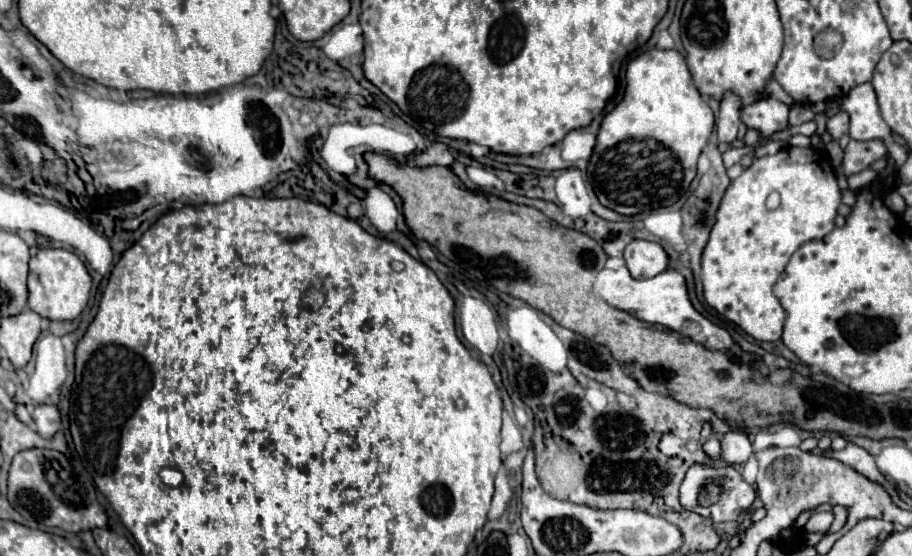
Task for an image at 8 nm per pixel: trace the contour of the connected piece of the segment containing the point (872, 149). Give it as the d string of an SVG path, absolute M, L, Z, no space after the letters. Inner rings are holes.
M849 140L843 156L843 170L847 176L865 170L871 162L883 158L887 154L887 148L881 140L867 140L867 142L857 142Z

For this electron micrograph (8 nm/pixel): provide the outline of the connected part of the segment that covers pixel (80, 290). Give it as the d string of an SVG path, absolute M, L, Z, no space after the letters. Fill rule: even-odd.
M39 248L29 260L27 274L27 306L47 320L73 320L89 302L91 276L85 264L69 250L63 248Z

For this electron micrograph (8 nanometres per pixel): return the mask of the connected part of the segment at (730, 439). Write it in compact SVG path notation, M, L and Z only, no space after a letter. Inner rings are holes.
M731 430L721 438L721 456L729 462L729 464L741 464L747 462L747 458L753 454L751 442L747 438L745 432L737 432Z

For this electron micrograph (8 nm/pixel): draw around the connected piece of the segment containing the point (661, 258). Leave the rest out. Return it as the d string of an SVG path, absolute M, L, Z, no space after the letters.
M633 240L627 244L623 258L633 278L651 278L669 268L669 256L657 242Z

